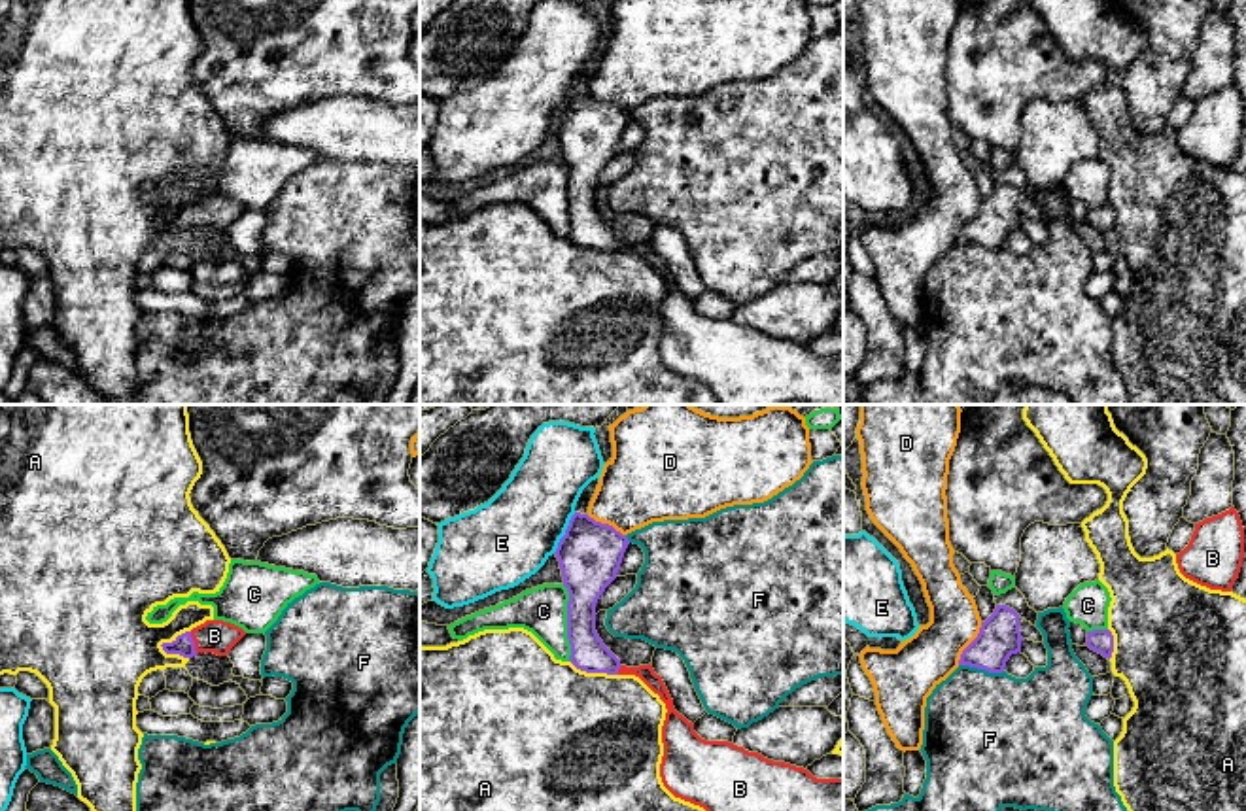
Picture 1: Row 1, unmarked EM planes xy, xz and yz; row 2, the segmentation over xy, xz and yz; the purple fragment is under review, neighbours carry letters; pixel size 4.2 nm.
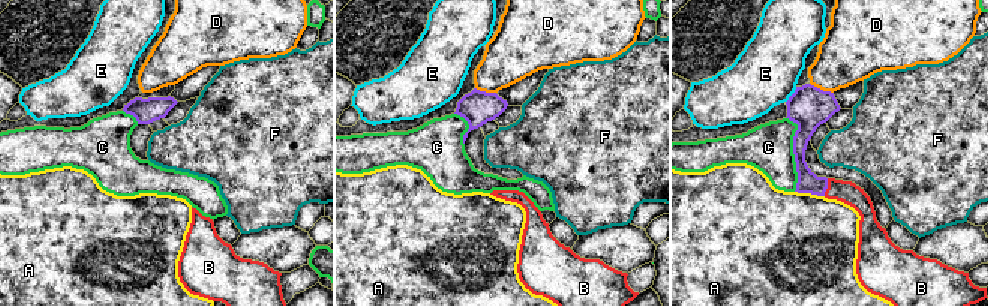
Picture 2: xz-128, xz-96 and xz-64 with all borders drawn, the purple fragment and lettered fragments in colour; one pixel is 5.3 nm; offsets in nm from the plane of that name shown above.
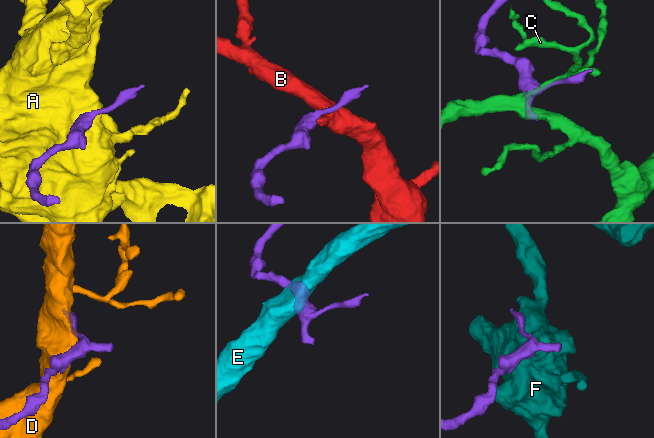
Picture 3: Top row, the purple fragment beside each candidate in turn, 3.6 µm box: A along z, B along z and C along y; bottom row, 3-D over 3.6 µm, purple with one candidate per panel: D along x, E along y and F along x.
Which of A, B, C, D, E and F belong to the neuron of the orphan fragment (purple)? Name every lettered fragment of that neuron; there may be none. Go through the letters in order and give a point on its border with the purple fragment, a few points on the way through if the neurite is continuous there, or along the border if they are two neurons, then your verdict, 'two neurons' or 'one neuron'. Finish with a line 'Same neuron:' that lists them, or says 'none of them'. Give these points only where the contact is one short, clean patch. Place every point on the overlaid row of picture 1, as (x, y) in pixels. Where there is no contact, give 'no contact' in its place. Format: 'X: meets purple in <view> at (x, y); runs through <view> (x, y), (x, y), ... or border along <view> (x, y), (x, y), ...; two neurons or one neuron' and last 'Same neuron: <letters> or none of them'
A: meets purple in xy at (173, 641); border along xy (190, 630), (165, 641), (161, 649); two neurons
B: meets purple in xy at (193, 643); runs through xy (184, 645), (193, 643), (214, 636); one neuron
C: meets purple in xz at (568, 622); two neurons
D: meets purple in yz at (970, 643); two neurons
E: meets purple in xz at (566, 534); two neurons
F: meets purple in yz at (982, 668); two neurons
Same neuron: B

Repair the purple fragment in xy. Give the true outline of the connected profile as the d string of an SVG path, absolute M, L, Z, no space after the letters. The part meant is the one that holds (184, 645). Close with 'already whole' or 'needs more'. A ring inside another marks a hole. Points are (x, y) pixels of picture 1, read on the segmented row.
M206 620L204 624L178 635L172 643L163 643L166 654L193 658L199 652L214 652L227 656L229 650L246 635L246 631L231 622Z | needs more

